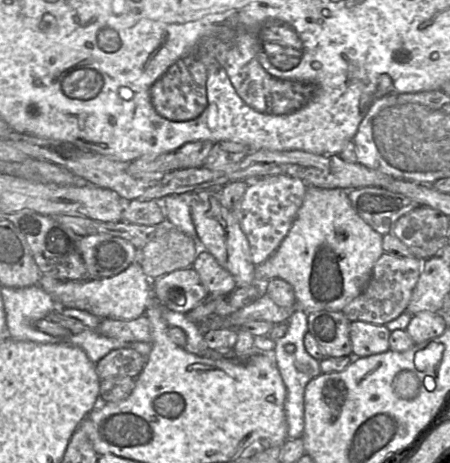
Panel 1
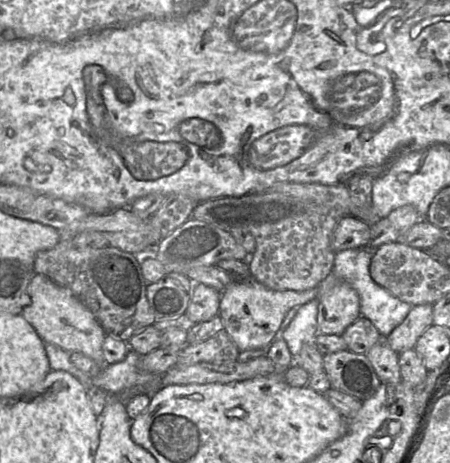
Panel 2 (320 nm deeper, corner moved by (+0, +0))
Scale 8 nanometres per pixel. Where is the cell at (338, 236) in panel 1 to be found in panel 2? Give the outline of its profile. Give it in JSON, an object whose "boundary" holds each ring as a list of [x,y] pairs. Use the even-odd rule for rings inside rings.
{"boundary":[[[333,271],[319,283],[317,290],[319,333],[341,336],[348,326],[361,317],[357,291],[335,276]]]}

